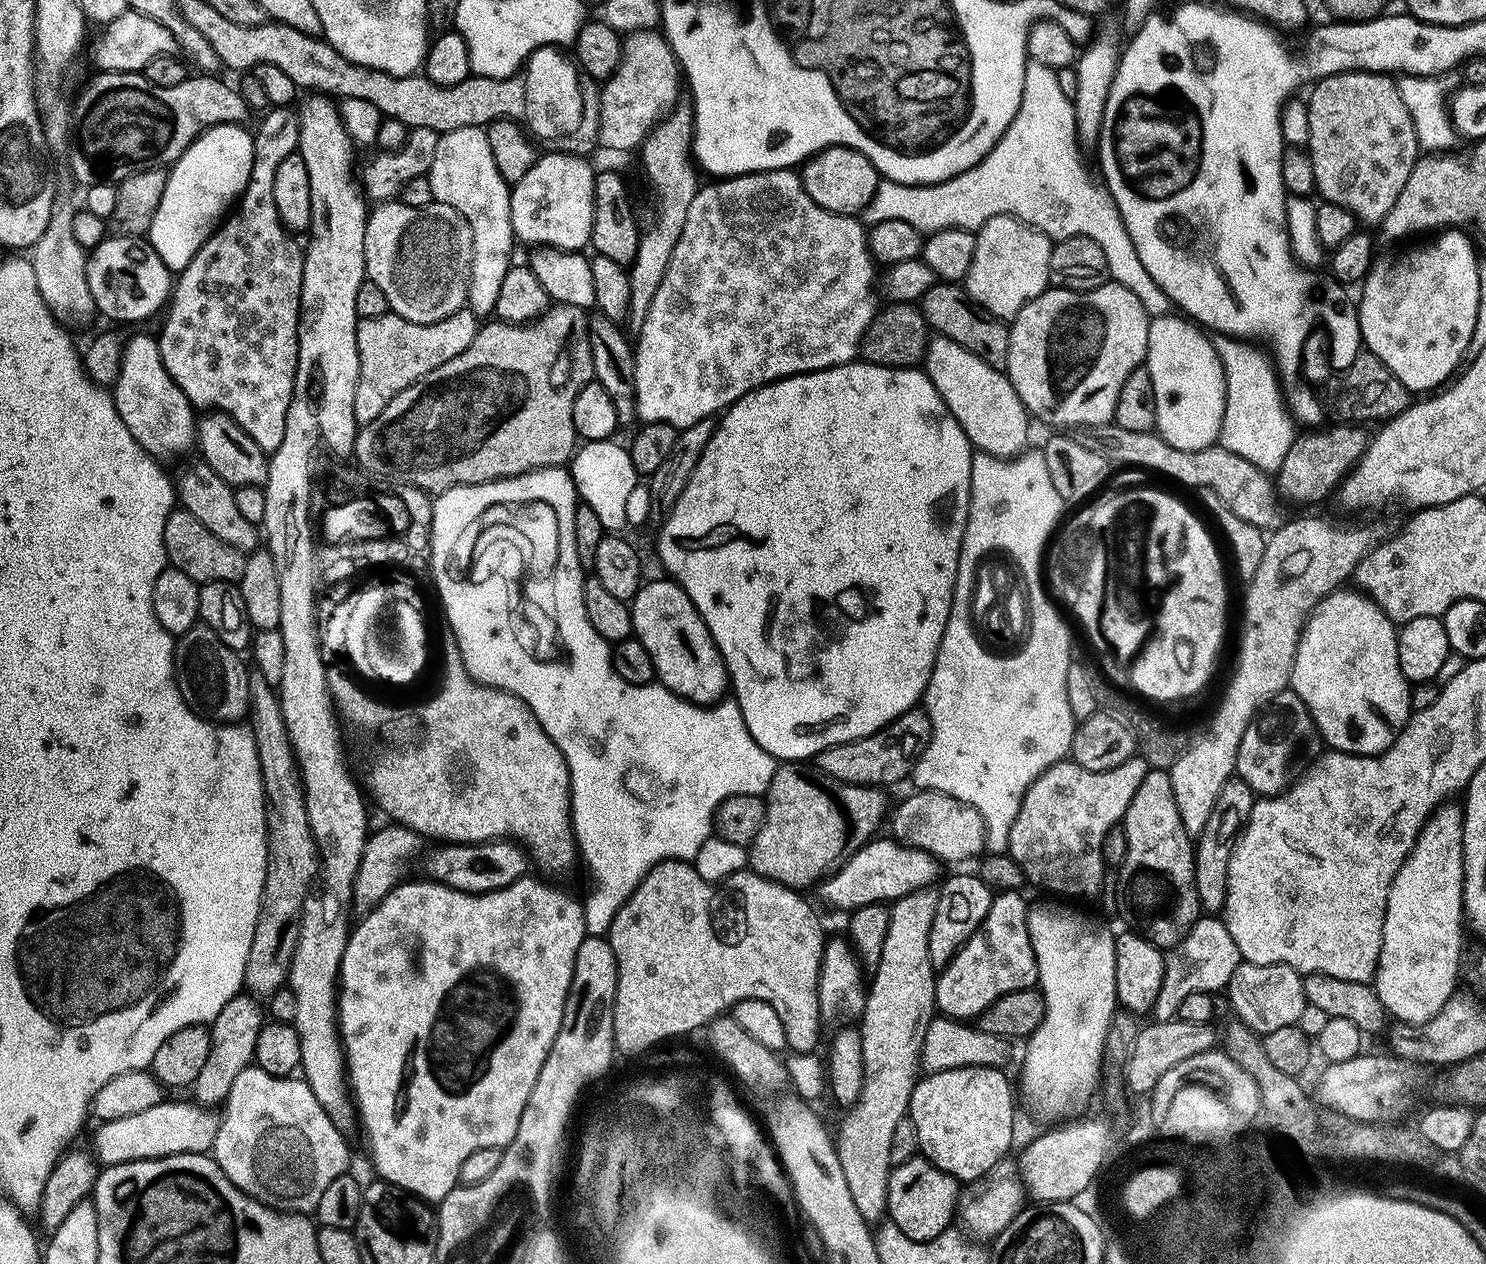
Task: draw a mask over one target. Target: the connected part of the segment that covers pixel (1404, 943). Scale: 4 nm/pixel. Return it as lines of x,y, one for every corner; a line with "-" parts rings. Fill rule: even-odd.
1445,802
1425,822
1424,829
1418,834
1406,862
1398,870
1398,874
1390,886
1390,898
1386,900
1382,950
1380,951
1380,961
1376,967
1374,987
1385,1013
1389,1017
1396,1016
1392,1018
1402,1024
1425,1024
1430,1018
1434,1018
1434,1014
1438,1014
1438,1010
1442,1010
1442,1006
1446,1006
1446,1002
1458,988
1456,975
1460,972
1460,951
1464,948
1464,928
1466,932
1466,917
1464,915
1464,809
1459,803

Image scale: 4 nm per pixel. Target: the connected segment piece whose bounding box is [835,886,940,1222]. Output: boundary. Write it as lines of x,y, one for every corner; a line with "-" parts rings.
929,886
914,890
891,905
890,927
886,929
882,958
878,958
871,973
864,1015
858,1021
864,1063
862,1094
843,1113
844,1121
840,1124
840,1136
838,1132
835,1145
854,1206
858,1206
858,1214
869,1222
883,1221
888,1211
888,1176
894,1167
890,1162
890,1141
898,1122
908,1115
908,1103
921,1071
920,1051
926,1030
938,1012
938,972
930,958
930,926
939,901
939,891

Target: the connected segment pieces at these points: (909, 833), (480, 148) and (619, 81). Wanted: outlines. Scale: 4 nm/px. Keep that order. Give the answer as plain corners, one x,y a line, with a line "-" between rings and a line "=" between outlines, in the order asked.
916,790
913,793
897,808
895,805
890,816
891,835
901,844
926,850
941,862
968,860
971,856
979,857
985,851
984,819
982,814
978,814
978,810
941,792
=
463,128
443,133
436,141
434,162
426,175
433,201
458,210
458,214
466,218
472,231
474,250
472,272
468,276
467,307
477,314
495,313
502,278
505,278
514,260
514,237
510,218
510,186
502,178
502,174
498,174
494,154
490,154
487,131
484,128
=
646,28
623,37
624,53
609,80
603,81
598,111
598,144
612,152
639,149
658,121
681,99
682,73
672,47
659,31

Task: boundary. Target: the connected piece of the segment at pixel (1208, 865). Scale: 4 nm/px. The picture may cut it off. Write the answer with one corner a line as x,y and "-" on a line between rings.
1239,778
1228,780
1226,786
1222,786
1222,794
1218,794
1218,802
1214,802
1214,810
1210,812
1210,822
1206,822
1202,834
1195,843
1196,889
1201,909
1205,913
1220,914
1224,911
1233,841
1248,823
1257,799
1257,793
1253,792
1252,787
1245,780

